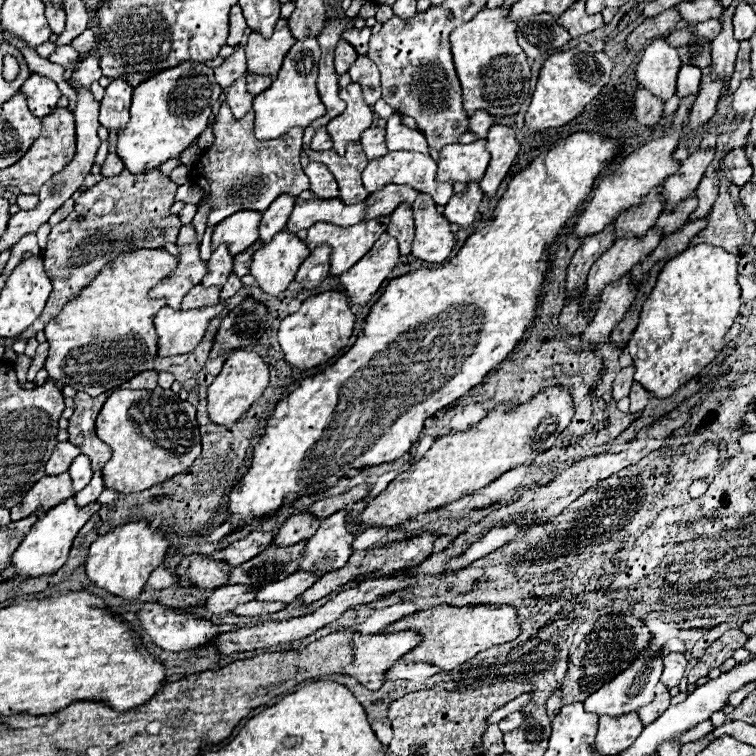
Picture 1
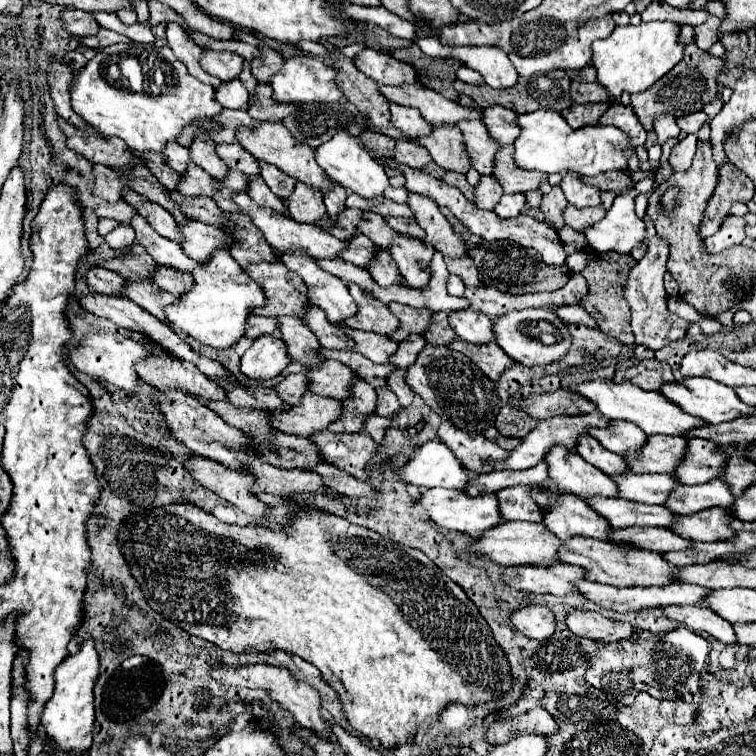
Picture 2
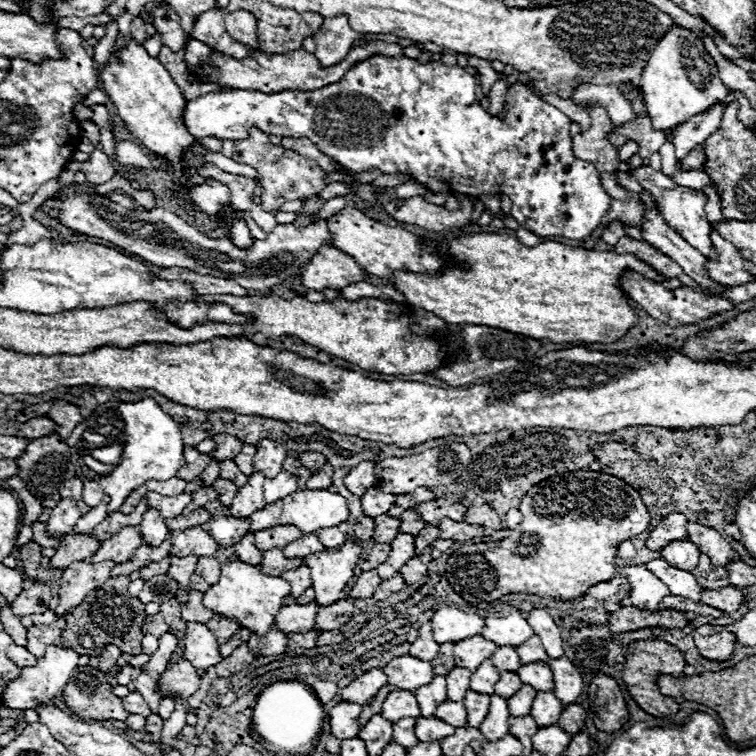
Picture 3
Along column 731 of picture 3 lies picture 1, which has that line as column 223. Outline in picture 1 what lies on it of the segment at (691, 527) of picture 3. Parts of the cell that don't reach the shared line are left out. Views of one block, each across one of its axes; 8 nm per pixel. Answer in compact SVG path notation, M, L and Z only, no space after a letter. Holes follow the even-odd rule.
M252 532L242 540L236 540L232 544L228 544L226 548L222 548L218 554L220 558L230 564L230 566L240 566L244 562L248 562L250 558L258 556L260 552L264 552L266 546L270 546L274 538L274 532Z

